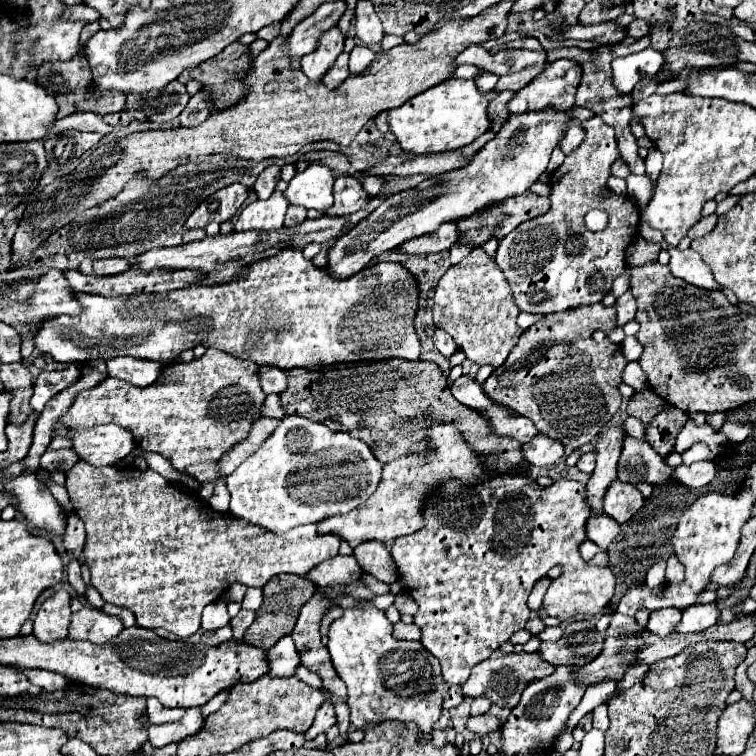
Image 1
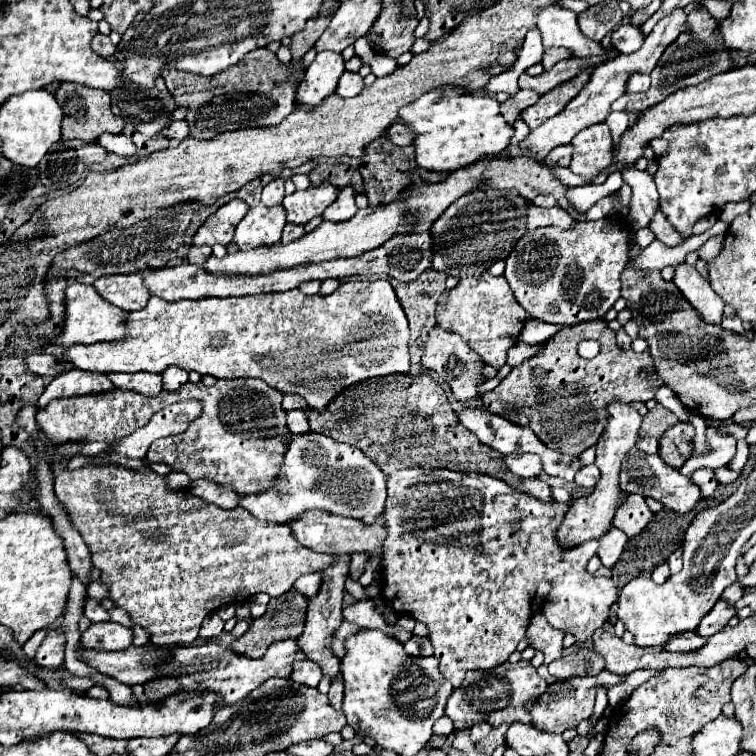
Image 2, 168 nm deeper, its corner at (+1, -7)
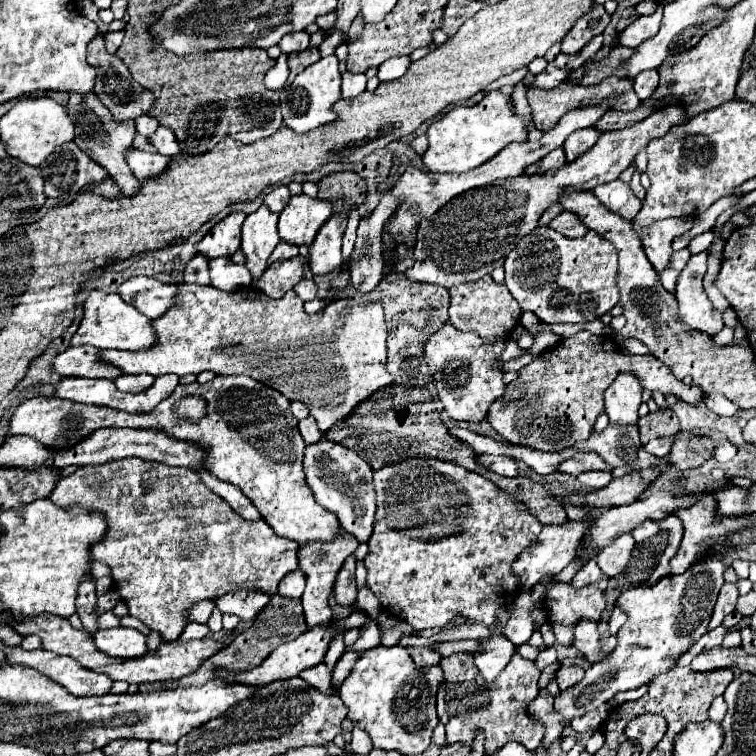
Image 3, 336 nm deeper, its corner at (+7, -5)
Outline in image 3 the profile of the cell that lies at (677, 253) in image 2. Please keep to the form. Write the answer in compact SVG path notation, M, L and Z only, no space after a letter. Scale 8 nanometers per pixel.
M681 249L681 251L673 251L673 253L671 253L671 259L669 259L669 267L673 267L673 269L681 271L681 269L685 267L685 263L687 263L687 259L689 259L689 257L691 257L689 249Z

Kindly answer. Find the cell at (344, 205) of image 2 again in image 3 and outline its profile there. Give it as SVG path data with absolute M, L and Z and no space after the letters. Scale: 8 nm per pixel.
M337 211L331 215L329 223L317 231L317 239L313 239L313 247L309 247L311 271L315 275L329 273L343 263L341 257L341 239L347 227L347 213Z

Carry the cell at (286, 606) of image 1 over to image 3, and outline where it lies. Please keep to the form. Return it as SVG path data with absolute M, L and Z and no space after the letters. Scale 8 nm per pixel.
M273 595L271 601L261 609L261 613L255 617L253 625L239 633L231 645L223 647L221 651L217 651L217 655L209 657L197 671L177 679L177 681L167 681L167 683L143 683L139 685L141 691L153 691L153 689L175 689L175 687L193 687L193 685L205 685L209 681L209 673L213 669L229 669L229 671L247 671L257 667L277 645L293 641L295 637L299 637L303 631L307 631L305 627L305 619L303 619L303 607L301 607L301 599L289 599L289 597L281 597L281 595Z

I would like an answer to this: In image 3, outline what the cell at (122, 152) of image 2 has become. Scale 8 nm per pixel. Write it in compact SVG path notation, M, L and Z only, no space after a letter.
M133 147L129 151L125 151L125 159L127 159L127 165L135 173L137 179L149 179L149 177L161 175L171 161L165 155L147 153L147 151L139 151Z

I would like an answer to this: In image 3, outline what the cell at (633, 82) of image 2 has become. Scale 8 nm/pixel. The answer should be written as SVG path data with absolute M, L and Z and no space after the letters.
M653 69L653 71L641 71L641 73L635 77L633 89L635 89L637 97L639 97L641 101L645 101L645 99L657 89L657 83L659 83L659 79L657 79L657 71L655 71L655 69Z

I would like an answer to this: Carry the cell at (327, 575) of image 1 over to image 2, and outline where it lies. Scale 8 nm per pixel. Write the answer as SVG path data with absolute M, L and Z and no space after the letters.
M311 573L307 577L299 577L299 581L295 581L293 589L297 589L299 593L303 593L305 597L313 597L321 587L321 575L319 573Z

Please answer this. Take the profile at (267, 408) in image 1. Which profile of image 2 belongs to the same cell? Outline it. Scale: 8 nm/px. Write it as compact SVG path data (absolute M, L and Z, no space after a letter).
M287 411L287 427L293 435L301 435L301 433L309 433L309 421L307 421L307 413L305 411Z

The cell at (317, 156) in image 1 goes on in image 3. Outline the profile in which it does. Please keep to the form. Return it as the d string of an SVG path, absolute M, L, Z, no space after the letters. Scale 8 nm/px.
M343 171L343 173L329 173L325 175L319 183L319 195L321 199L329 199L331 203L335 203L335 211L341 209L339 205L345 203L345 207L355 207L361 205L367 193L367 185L365 179L361 179L361 175L353 173L353 171Z

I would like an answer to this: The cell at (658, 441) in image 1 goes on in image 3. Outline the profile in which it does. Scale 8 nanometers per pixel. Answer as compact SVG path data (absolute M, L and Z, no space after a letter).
M681 431L675 435L675 441L671 445L671 451L667 455L667 461L675 469L691 469L699 467L703 461L707 461L713 455L713 441L707 437L697 437L689 431Z

